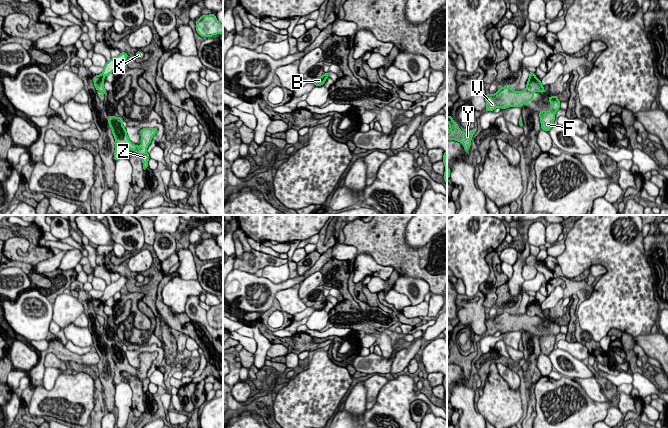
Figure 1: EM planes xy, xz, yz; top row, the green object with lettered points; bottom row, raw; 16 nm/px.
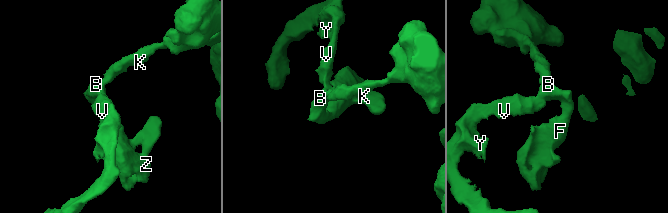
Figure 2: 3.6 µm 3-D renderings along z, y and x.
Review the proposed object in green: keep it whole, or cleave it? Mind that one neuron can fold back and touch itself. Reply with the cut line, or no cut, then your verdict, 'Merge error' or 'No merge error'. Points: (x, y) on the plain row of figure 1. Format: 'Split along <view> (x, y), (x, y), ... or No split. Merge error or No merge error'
Split along xy (98, 299), (103, 302). Merge error

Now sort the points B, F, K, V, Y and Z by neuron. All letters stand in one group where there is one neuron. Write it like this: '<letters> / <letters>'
B F V Y Z / K

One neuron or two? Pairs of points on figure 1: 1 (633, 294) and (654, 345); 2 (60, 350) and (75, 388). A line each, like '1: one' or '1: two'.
1: two
2: two

